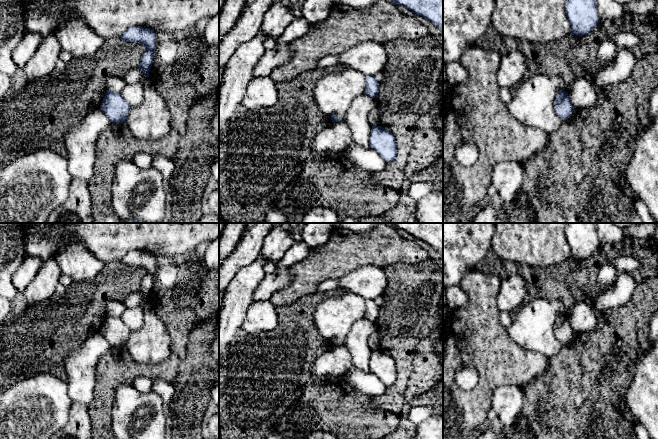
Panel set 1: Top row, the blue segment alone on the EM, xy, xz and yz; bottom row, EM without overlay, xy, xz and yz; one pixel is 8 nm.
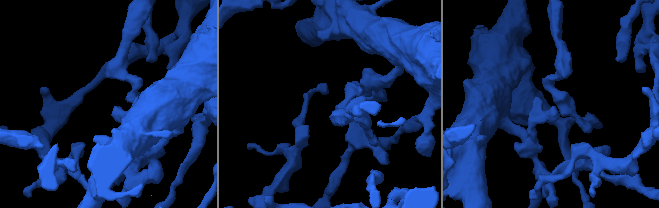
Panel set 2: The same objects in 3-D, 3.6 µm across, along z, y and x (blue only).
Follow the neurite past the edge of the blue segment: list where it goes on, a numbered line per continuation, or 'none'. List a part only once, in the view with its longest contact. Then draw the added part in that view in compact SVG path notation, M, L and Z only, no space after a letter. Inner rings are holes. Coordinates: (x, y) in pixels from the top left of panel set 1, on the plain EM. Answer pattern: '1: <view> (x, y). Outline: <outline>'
none

